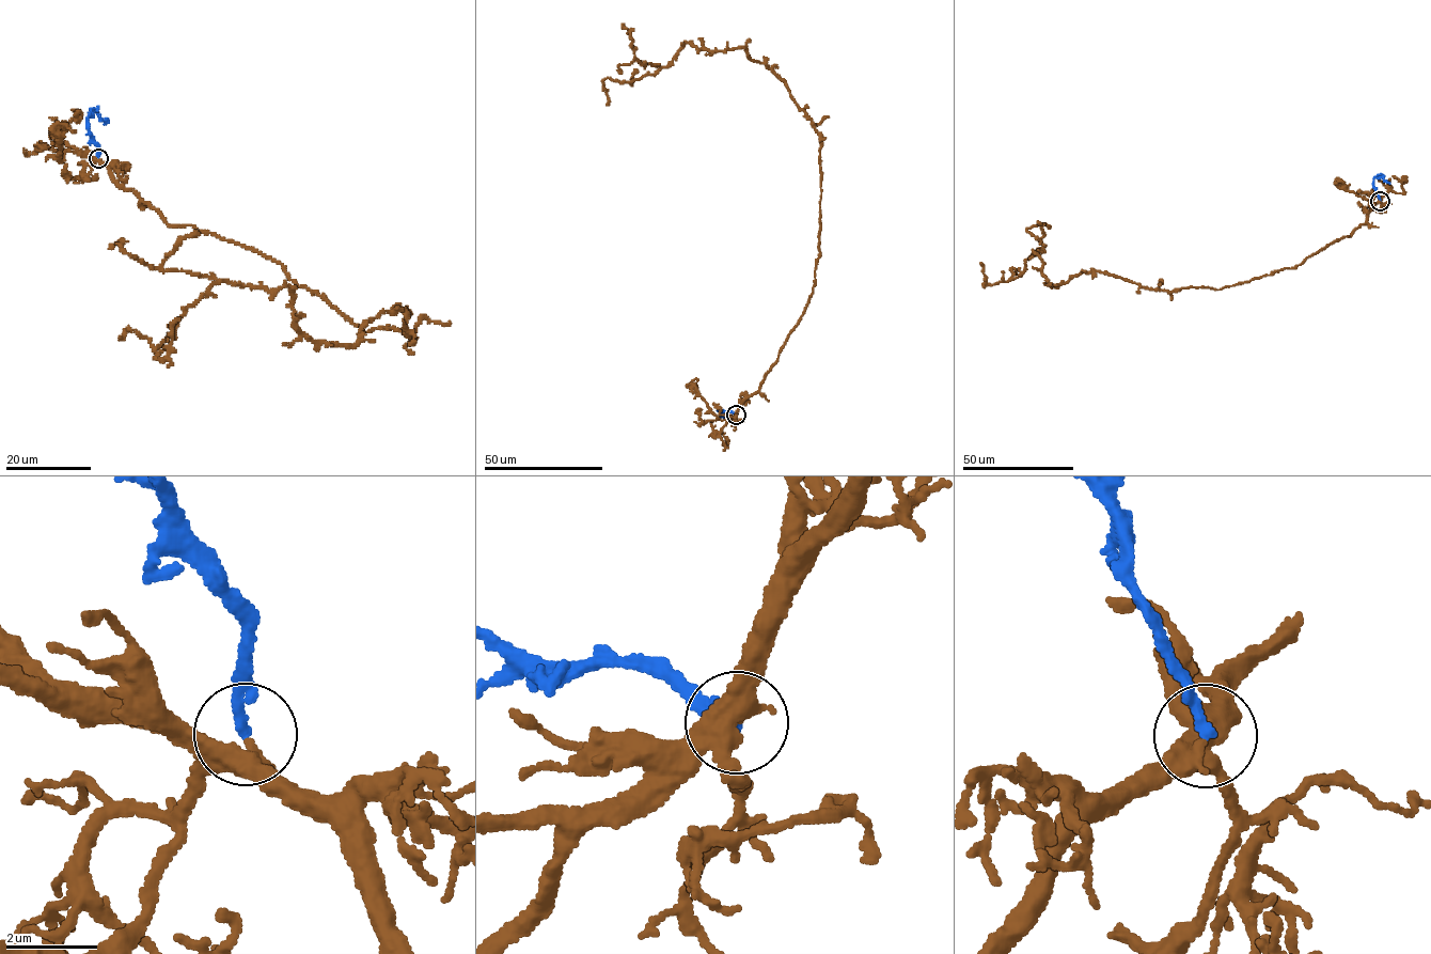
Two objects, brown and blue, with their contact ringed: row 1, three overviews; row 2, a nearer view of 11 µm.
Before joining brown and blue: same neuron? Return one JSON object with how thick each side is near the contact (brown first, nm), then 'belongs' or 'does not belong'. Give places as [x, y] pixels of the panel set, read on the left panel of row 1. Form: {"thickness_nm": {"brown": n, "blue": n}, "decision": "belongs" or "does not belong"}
{"thickness_nm": {"brown": 320, "blue": 220}, "decision": "belongs"}

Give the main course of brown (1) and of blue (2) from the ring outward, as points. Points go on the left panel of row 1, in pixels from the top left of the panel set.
1: (99, 159), (168, 224), (414, 339), (398, 308), (310, 340), (289, 286), (217, 281), (160, 360), (178, 317)
2: (99, 158), (98, 147), (89, 131), (88, 118), (92, 110), (106, 120), (104, 124)

